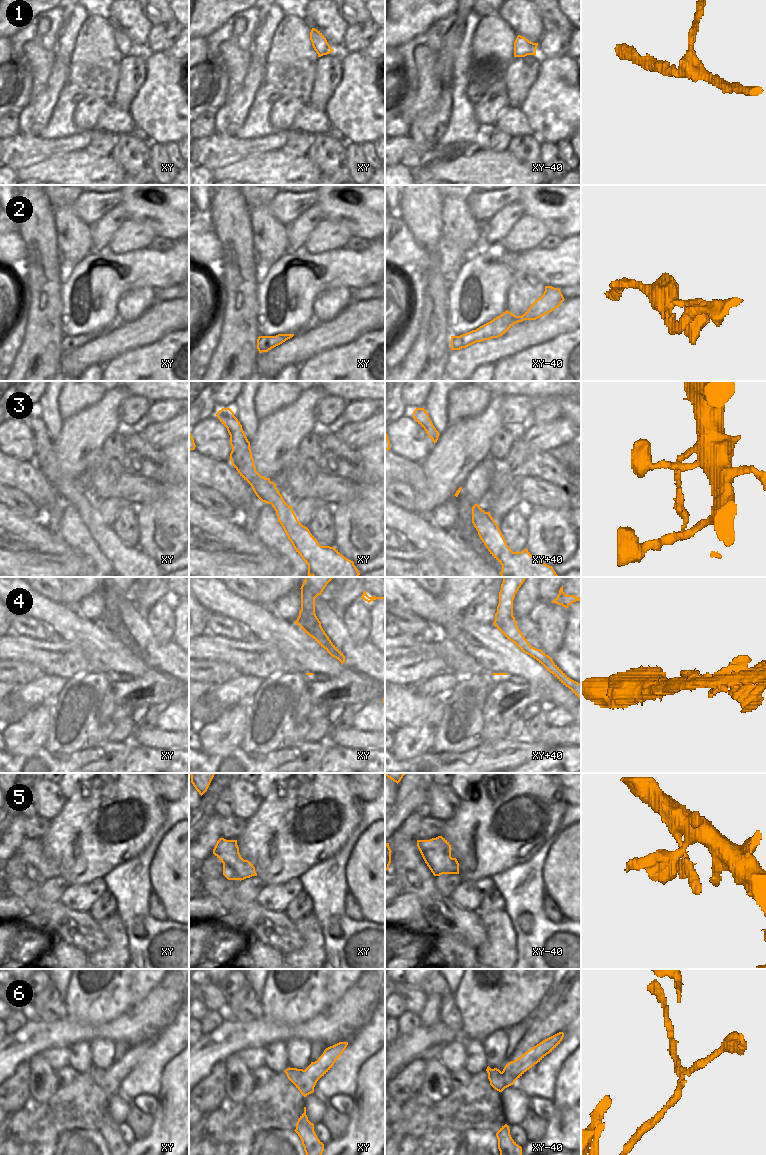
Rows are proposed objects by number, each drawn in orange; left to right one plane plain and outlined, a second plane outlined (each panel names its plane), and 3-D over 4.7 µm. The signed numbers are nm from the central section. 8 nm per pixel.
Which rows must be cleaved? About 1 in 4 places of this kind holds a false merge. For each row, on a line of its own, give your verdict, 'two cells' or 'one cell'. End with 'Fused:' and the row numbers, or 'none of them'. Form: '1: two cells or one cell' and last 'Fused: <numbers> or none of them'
1: one cell
2: one cell
3: two cells
4: one cell
5: one cell
6: two cells
Fused: 3, 6

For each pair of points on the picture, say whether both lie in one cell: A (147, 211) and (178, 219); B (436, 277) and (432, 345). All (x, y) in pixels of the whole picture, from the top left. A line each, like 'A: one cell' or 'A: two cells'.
A: one cell
B: one cell

